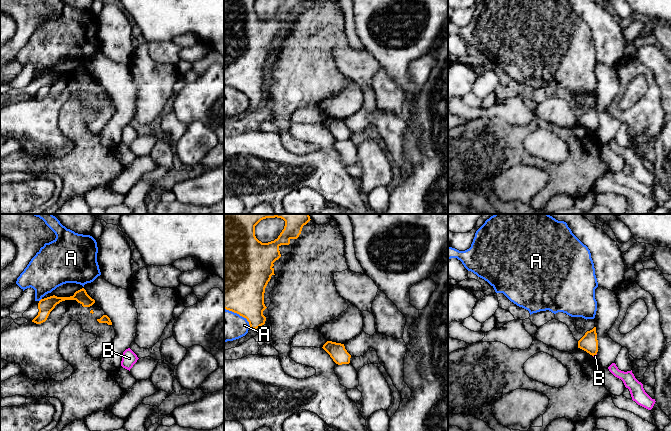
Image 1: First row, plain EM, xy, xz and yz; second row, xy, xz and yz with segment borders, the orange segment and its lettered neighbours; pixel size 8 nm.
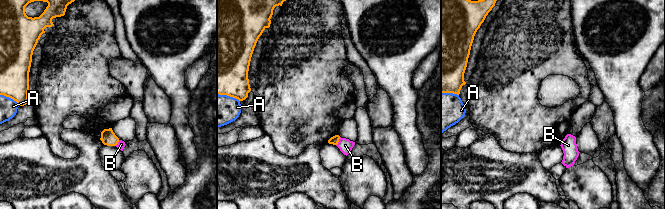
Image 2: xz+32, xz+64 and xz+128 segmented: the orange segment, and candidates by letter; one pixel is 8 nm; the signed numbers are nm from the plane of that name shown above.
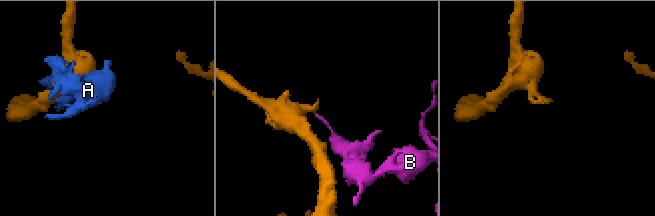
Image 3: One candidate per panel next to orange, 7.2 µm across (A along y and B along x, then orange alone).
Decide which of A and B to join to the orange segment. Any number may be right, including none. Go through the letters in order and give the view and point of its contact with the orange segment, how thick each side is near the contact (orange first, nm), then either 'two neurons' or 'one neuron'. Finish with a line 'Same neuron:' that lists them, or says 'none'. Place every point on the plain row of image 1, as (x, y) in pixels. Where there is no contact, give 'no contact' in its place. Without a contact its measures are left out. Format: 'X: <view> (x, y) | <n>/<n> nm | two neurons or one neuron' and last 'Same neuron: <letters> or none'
A: xz (239, 90) | 460/260 nm | two neurons
B: yz (594, 130) | 140/20 nm | two neurons
Same neuron: none

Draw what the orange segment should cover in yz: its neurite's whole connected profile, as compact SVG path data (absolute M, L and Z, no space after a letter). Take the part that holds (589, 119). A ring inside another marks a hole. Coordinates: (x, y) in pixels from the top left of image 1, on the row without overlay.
M596 103L587 107L585 111L578 117L578 124L586 127L590 131L594 132L598 128L598 116Z

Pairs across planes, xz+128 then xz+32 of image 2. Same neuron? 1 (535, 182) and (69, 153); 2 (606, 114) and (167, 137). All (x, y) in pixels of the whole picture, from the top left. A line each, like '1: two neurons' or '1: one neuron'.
1: two neurons
2: two neurons

